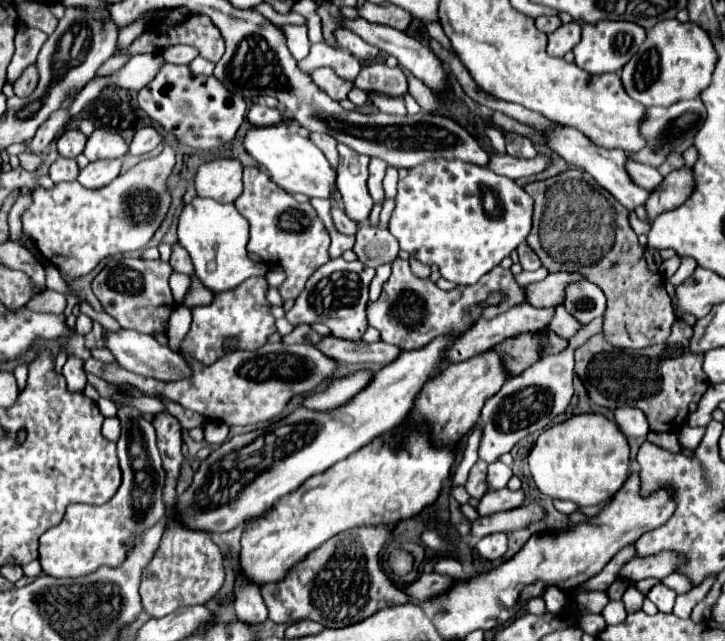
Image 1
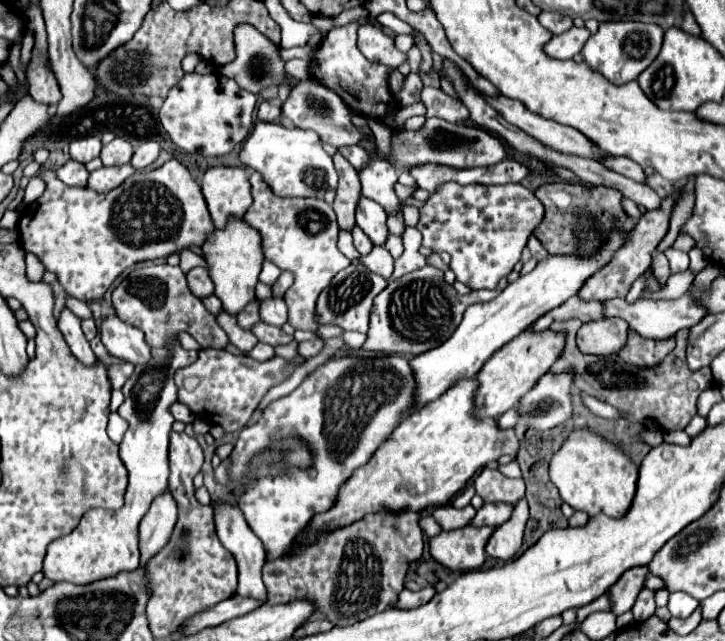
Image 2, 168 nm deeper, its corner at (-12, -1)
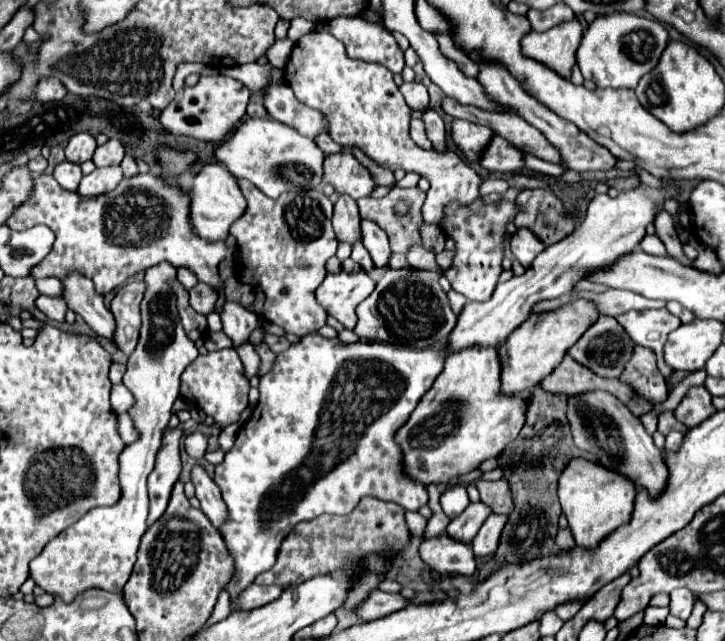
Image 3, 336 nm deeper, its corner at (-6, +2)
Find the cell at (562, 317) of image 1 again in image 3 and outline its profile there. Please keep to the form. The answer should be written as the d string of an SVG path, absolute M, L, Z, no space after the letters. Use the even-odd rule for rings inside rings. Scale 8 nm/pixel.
M600 316L582 338L568 350L580 364L588 364L598 376L620 376L632 356L634 342L626 336L616 318Z

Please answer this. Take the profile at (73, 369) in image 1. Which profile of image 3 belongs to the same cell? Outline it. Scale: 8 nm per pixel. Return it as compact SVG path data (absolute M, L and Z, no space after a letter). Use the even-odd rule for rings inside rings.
M40 296L36 300L36 306L42 314L48 316L48 320L54 320L54 322L64 322L66 318L66 302L62 298L48 298L48 296Z

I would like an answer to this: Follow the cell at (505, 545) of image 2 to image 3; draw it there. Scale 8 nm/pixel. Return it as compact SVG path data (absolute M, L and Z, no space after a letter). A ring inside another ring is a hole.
M490 514L486 518L486 522L482 524L482 528L478 530L478 534L472 540L474 554L478 558L490 556L496 552L496 548L500 544L500 534L502 534L506 522L508 522L508 514Z

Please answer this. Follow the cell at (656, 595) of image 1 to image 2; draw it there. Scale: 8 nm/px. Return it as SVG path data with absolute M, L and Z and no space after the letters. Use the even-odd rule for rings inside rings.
M676 591L670 595L670 603L668 603L668 609L672 613L672 617L690 617L694 613L694 609L698 607L700 603L696 599L692 599L688 593L684 591Z

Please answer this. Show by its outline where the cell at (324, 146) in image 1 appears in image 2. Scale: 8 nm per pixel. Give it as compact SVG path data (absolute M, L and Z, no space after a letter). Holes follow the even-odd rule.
M334 155L334 167L338 171L338 189L336 189L336 199L334 199L334 211L338 215L338 227L344 231L352 231L356 225L354 213L358 207L360 199L360 179L356 169L340 155Z

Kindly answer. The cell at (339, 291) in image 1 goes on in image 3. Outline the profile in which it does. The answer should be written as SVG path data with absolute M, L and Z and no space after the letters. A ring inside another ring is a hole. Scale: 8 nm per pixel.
M368 272L328 274L316 290L316 300L346 330L354 330L358 322L356 306L374 288L376 288L376 282L368 276Z

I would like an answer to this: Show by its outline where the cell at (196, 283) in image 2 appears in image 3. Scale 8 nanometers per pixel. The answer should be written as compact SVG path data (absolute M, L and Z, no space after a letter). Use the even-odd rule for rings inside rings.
M198 282L190 290L190 306L200 314L210 314L216 306L216 300L218 300L218 292L214 292L214 288L204 282Z

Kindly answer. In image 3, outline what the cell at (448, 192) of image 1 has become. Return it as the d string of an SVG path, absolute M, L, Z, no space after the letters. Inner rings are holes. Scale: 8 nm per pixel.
M478 196L470 206L462 206L456 200L444 208L444 218L438 222L438 228L444 236L456 242L456 254L452 266L444 276L450 280L452 288L464 294L468 300L484 302L492 296L496 282L502 272L504 260L504 242L506 242L506 224L514 222L520 206L514 200L500 198L496 202L484 202Z

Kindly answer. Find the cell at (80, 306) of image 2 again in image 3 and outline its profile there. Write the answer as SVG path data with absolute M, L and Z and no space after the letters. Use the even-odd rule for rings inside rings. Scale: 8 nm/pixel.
M44 278L44 280L36 280L36 288L40 290L40 294L46 296L56 296L60 298L64 294L64 284L58 278Z

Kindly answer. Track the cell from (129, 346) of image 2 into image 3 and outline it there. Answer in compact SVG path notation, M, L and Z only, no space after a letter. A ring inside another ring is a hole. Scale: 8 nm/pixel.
M72 274L64 280L66 286L66 304L72 308L78 316L86 320L86 324L98 334L100 338L106 338L114 342L114 330L116 330L116 320L112 312L104 306L104 300L98 292L94 292L94 284L86 280L80 274Z

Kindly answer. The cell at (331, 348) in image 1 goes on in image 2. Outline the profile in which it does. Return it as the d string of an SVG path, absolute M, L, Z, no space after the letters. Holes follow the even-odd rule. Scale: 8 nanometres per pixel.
M316 339L316 341L300 341L300 343L298 343L298 353L300 353L302 357L306 357L306 359L318 355L318 339Z

